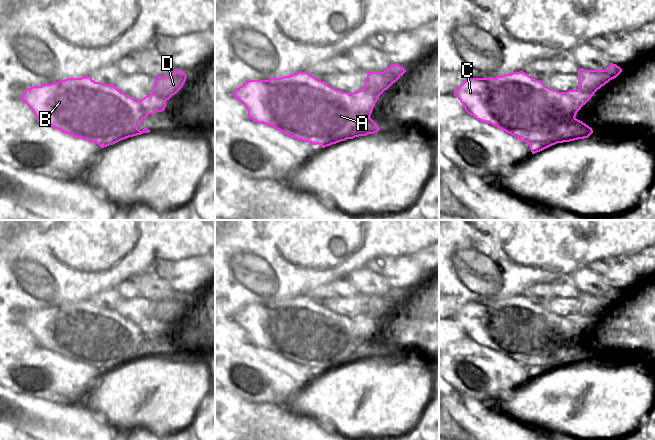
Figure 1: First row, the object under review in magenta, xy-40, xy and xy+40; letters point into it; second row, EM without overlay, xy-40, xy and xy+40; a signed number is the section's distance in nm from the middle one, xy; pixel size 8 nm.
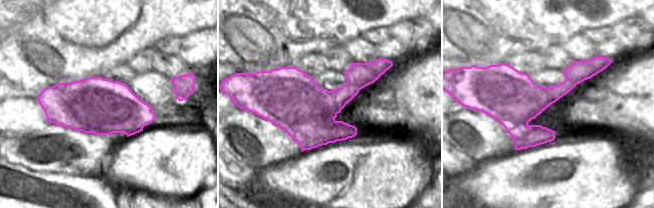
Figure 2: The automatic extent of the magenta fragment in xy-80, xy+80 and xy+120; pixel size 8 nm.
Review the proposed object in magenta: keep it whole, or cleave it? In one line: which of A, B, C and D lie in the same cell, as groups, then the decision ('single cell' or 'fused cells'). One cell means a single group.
groups A B C / D; fused cells

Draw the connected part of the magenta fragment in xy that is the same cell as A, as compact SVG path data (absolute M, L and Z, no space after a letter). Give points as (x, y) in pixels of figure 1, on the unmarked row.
M305 295L269 304L249 304L231 319L246 331L249 343L259 348L271 350L291 362L309 366L313 369L319 368L322 372L347 363L374 358L380 354L379 350L370 342L380 319L363 314L353 317L343 316Z

